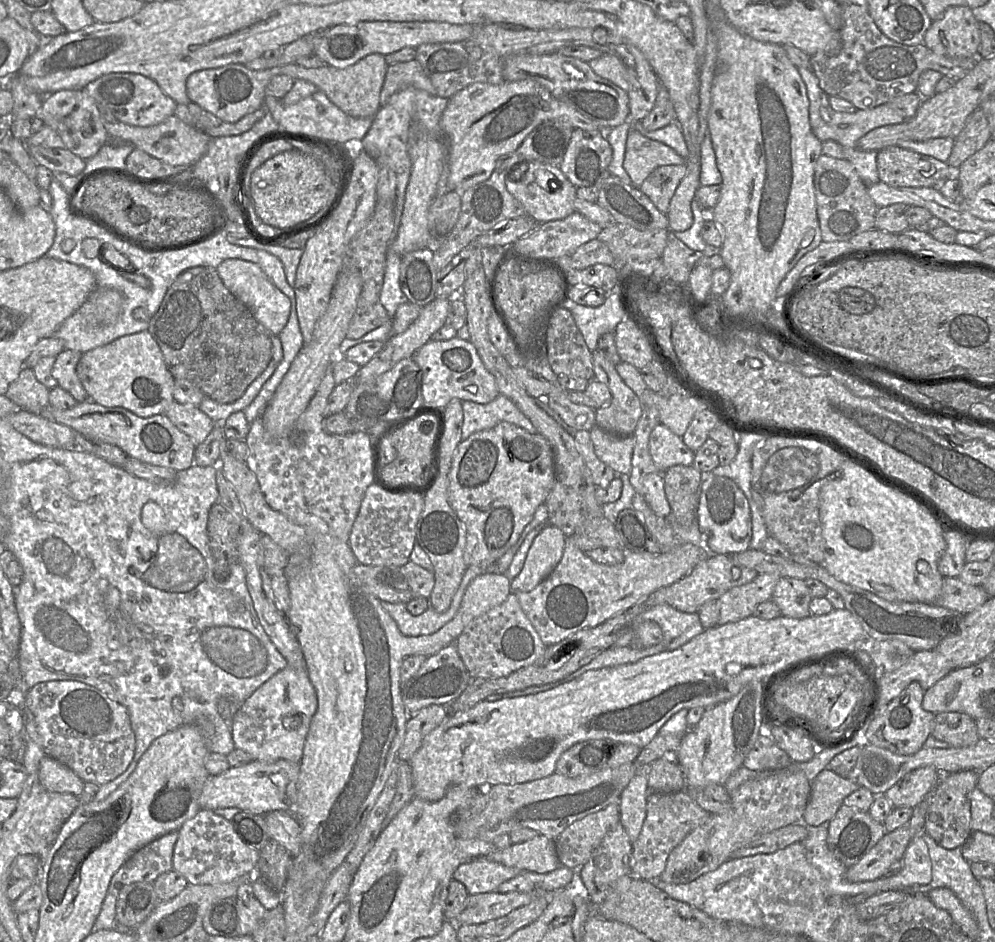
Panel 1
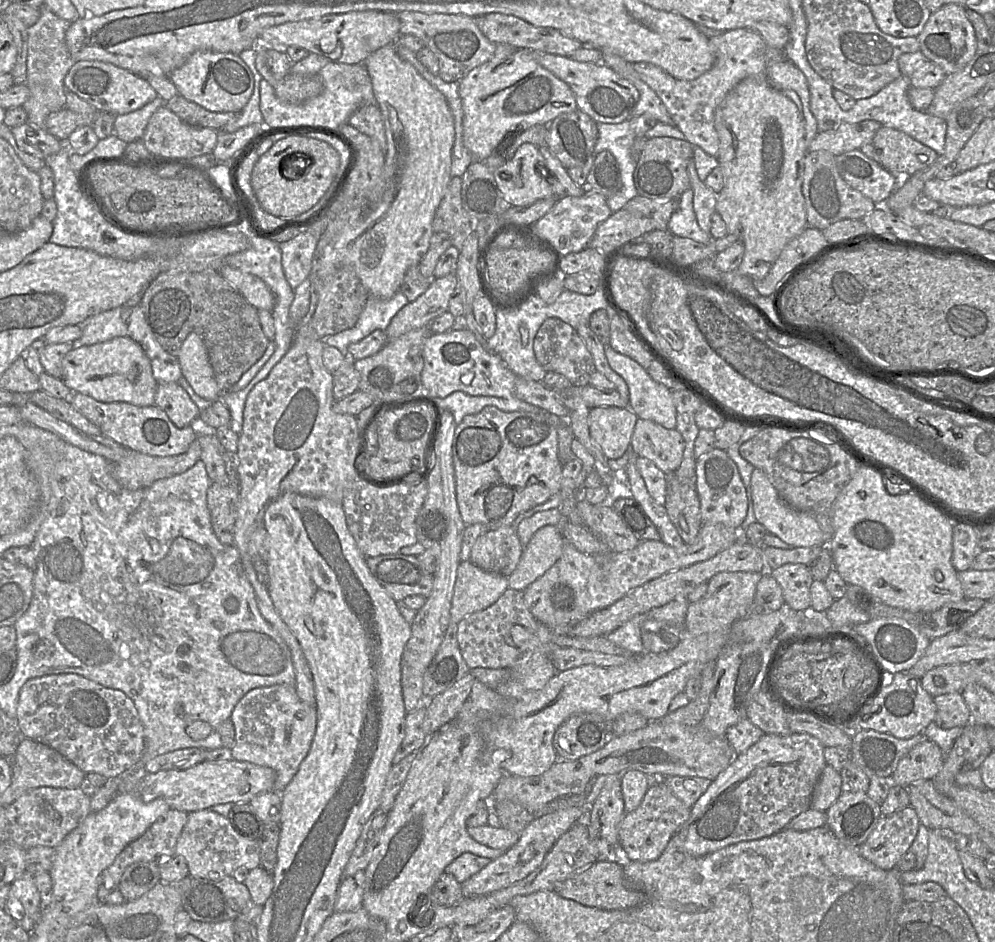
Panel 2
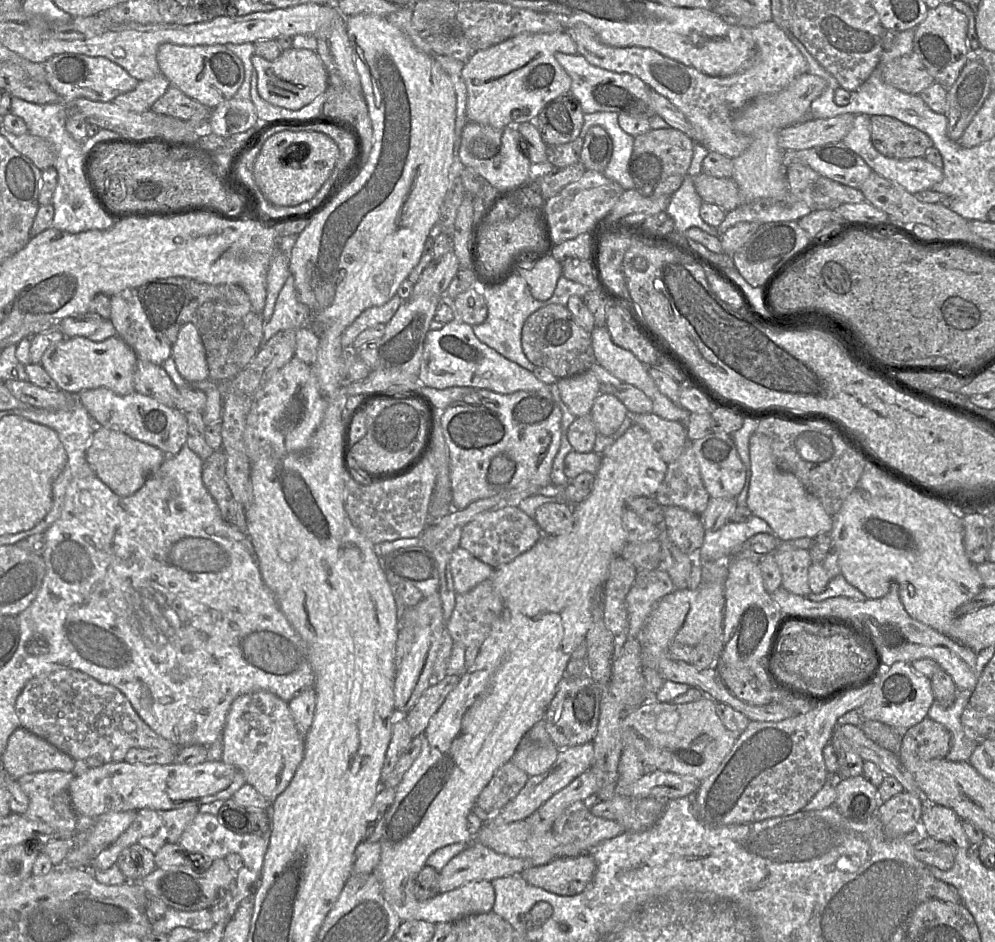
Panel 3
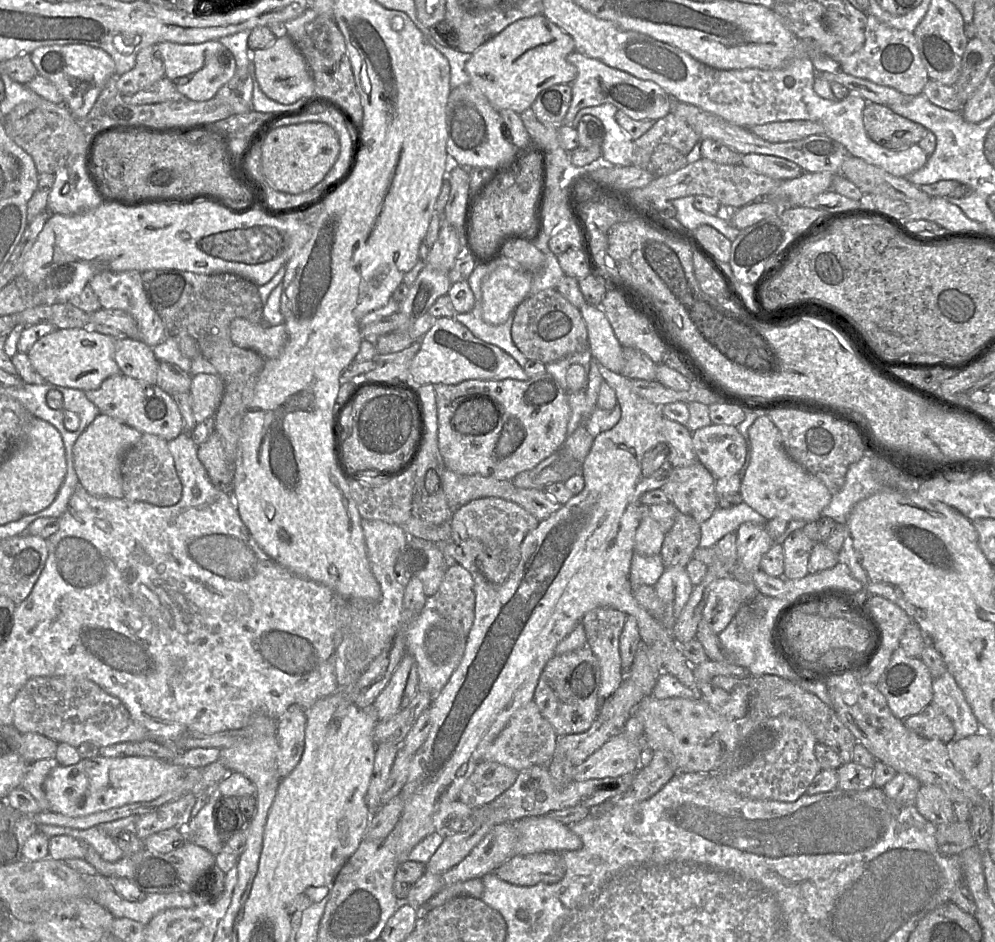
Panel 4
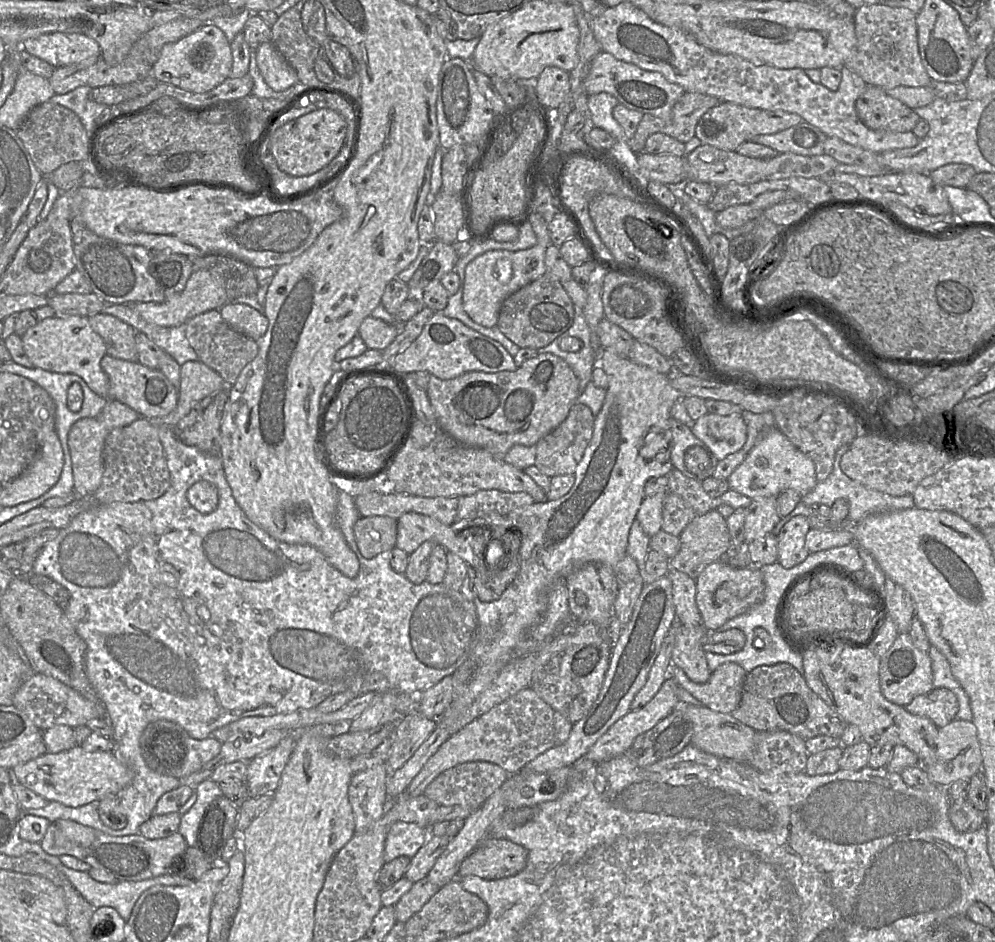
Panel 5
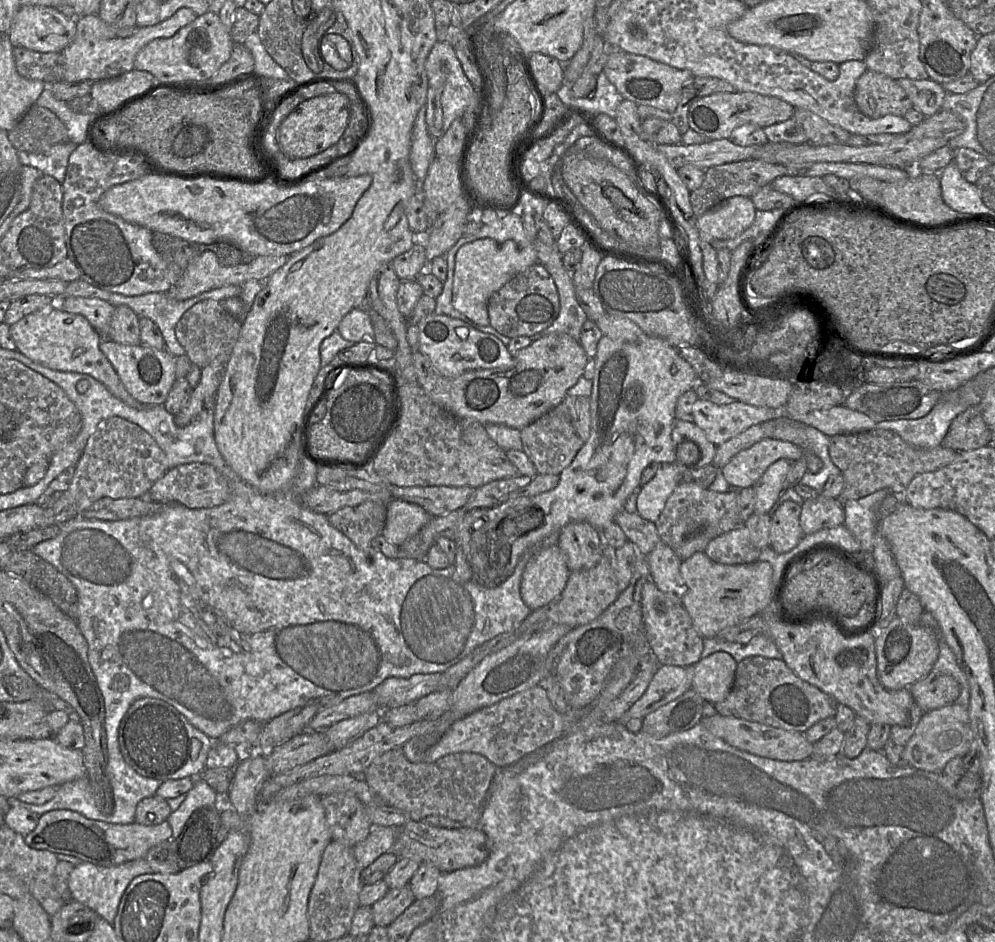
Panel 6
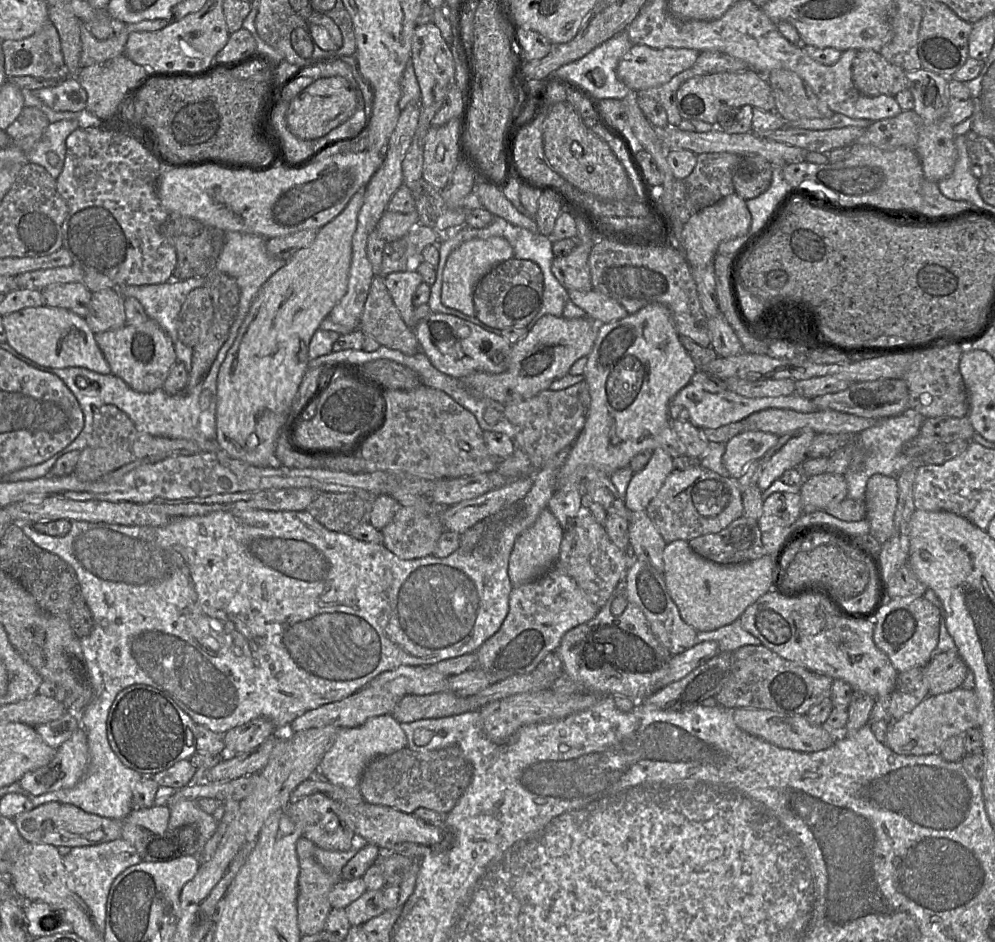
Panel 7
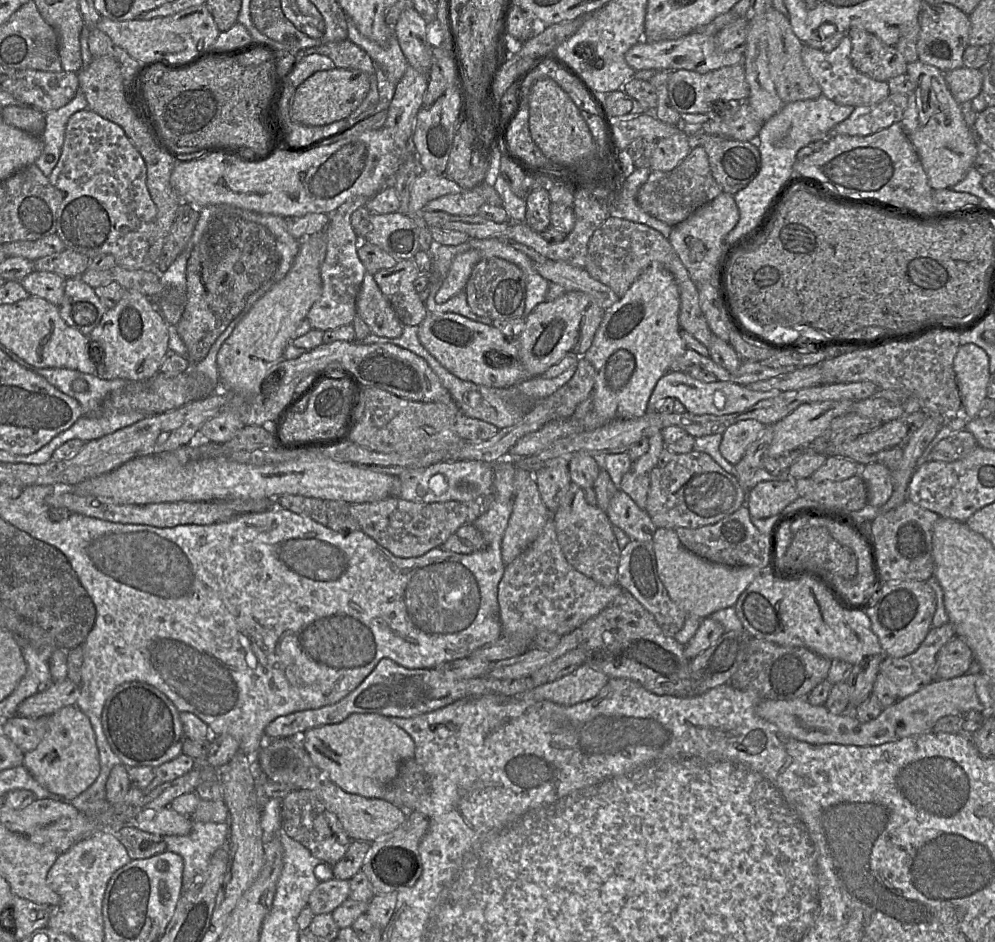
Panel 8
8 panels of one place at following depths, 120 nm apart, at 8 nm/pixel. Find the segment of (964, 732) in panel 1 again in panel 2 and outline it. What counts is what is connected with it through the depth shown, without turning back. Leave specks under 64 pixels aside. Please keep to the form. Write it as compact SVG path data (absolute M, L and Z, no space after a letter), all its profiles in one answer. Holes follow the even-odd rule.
M960 692L933 698L937 707L936 724L943 729L964 728L972 722L970 710Z

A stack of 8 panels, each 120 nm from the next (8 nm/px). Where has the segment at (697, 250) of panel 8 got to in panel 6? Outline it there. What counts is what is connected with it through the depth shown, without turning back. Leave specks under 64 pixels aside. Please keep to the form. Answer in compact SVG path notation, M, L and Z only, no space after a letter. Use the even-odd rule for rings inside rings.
M731 197L697 218L699 236L708 243L736 238L752 225L756 211L751 198Z

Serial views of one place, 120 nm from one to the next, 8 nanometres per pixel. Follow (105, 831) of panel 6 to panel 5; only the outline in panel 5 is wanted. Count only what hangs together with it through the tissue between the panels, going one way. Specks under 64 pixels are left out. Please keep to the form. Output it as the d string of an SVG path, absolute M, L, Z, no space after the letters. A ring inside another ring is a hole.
M63 819L49 824L39 844L50 855L74 856L92 868L114 875L120 881L143 881L175 872L188 848L178 831L161 839L147 839L140 833L111 836L75 821Z

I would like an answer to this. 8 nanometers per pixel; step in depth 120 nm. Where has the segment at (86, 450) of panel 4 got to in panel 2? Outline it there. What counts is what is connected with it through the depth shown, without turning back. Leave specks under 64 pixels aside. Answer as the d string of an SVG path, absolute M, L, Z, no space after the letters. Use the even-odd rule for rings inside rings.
M195 440L188 450L175 456L151 456L136 451L116 463L111 463L112 473L119 484L128 490L150 486L160 478L182 473L200 460L201 446Z

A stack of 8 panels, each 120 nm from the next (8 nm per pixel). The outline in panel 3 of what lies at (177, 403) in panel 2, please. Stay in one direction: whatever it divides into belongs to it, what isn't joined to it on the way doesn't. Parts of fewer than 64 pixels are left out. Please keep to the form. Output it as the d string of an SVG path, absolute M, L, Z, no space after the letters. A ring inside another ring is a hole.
M138 359L134 372L134 388L168 407L175 407L178 387L161 366Z

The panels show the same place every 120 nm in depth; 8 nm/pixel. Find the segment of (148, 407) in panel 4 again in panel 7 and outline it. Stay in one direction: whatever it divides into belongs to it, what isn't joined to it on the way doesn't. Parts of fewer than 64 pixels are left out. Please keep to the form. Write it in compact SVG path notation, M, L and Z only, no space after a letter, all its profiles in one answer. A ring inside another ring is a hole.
M151 318L140 324L129 324L95 335L95 341L107 360L111 374L121 378L133 390L150 393L163 388L176 363L175 348L168 334Z

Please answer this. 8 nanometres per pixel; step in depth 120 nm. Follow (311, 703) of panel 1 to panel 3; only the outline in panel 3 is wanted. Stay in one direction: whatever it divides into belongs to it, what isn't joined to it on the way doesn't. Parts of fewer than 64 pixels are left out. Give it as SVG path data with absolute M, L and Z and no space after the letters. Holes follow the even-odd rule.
M256 691L239 696L232 703L223 730L222 761L240 770L246 784L254 787L269 803L287 788L305 754L305 737L300 735L288 702L273 693Z

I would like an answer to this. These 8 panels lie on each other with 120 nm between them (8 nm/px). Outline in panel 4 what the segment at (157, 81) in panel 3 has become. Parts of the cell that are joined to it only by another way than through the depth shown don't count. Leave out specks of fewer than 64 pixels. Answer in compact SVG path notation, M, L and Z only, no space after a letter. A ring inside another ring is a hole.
M155 46L139 51L135 66L128 72L117 76L117 90L121 96L133 95L153 85L165 77L163 62Z

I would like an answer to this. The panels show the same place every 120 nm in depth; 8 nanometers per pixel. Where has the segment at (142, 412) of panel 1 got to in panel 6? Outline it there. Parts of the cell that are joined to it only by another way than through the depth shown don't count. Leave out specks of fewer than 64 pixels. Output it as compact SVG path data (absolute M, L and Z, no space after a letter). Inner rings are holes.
M54 302L50 309L29 314L10 325L10 335L17 350L33 362L53 370L88 374L126 405L136 409L147 407L126 391L112 364L100 349L99 333L85 317L66 312Z

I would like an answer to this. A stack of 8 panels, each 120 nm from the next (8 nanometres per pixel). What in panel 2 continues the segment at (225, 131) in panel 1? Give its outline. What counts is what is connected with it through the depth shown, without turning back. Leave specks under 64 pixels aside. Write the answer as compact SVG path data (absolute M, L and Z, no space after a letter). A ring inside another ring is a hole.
M177 94L165 106L184 122L192 126L221 130L232 121L237 112L212 112Z

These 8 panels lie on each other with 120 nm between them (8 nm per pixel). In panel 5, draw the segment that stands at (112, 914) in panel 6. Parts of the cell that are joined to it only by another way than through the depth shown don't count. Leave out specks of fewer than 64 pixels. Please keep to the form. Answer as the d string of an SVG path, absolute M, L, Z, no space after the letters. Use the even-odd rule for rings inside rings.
M45 852L45 857L43 860L50 863L54 867L56 867L59 871L61 871L70 880L75 889L82 895L82 897L88 903L92 904L95 908L99 907L114 908L122 917L122 919L126 921L130 917L135 903L144 893L144 891L146 891L148 888L153 887L155 885L176 886L176 885L187 885L191 883L191 880L185 878L184 875L180 873L180 871L183 870L176 870L175 872L143 881L119 880L113 884L102 883L93 879L88 872L74 870L63 865L58 856L53 856Z

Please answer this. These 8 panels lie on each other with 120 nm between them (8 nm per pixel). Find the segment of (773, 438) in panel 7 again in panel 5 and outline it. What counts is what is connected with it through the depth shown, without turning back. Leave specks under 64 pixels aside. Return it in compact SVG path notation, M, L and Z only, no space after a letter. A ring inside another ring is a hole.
M777 427L769 428L761 434L755 446L726 481L732 490L750 499L777 497L782 491L787 489L795 490L801 496L804 496L813 490L818 483L812 460L801 452Z

